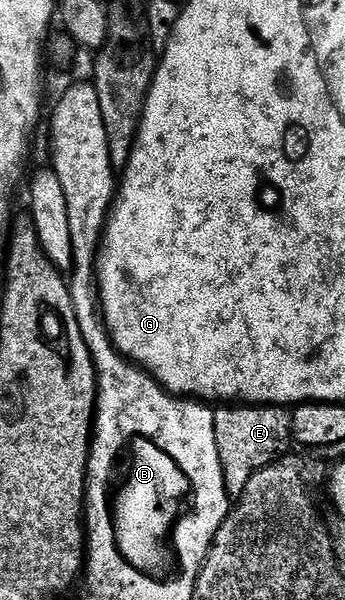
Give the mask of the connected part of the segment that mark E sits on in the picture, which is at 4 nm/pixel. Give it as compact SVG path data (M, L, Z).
M224 403L214 412L214 439L228 496L238 499L246 491L246 483L250 483L258 471L289 452L288 445L293 444L292 414L287 408L274 405Z

